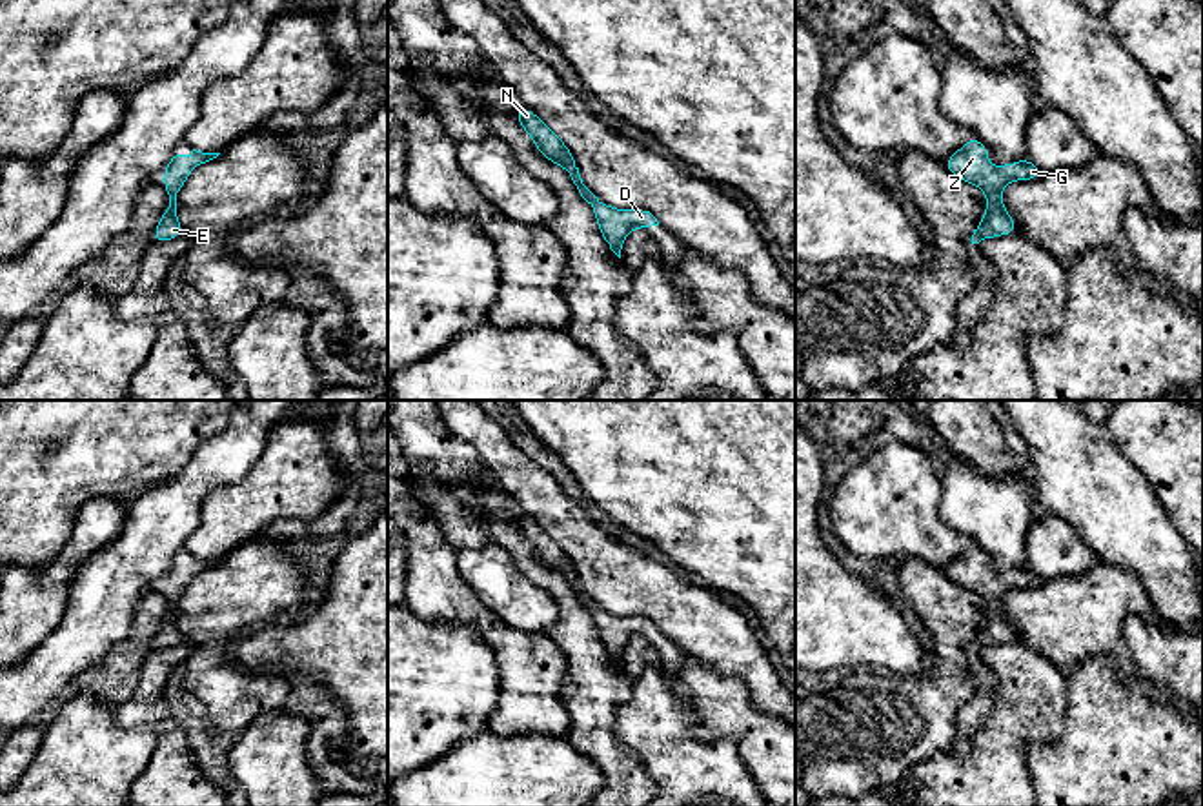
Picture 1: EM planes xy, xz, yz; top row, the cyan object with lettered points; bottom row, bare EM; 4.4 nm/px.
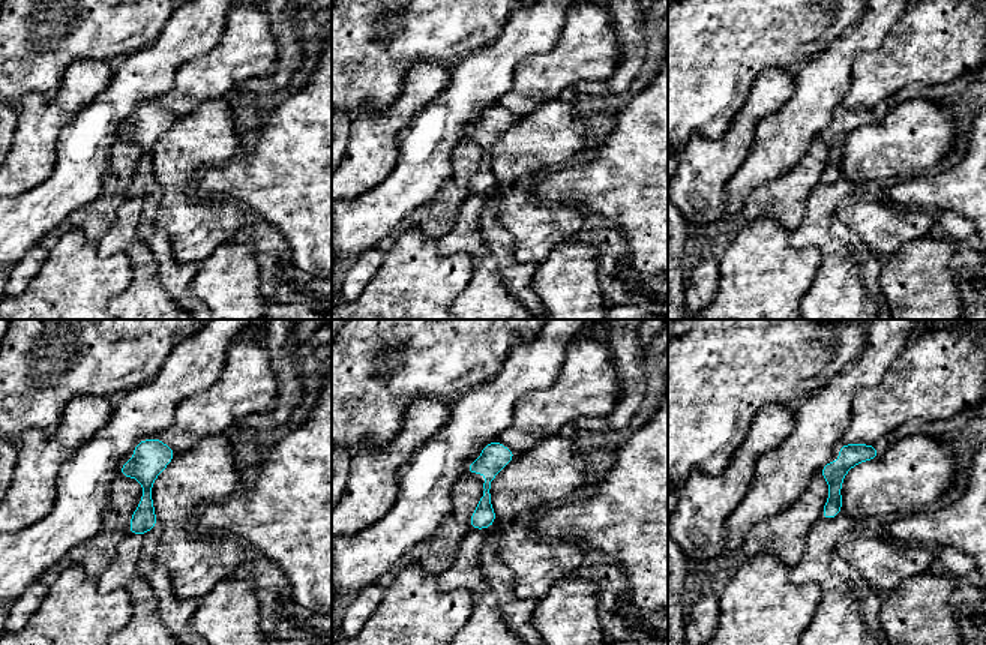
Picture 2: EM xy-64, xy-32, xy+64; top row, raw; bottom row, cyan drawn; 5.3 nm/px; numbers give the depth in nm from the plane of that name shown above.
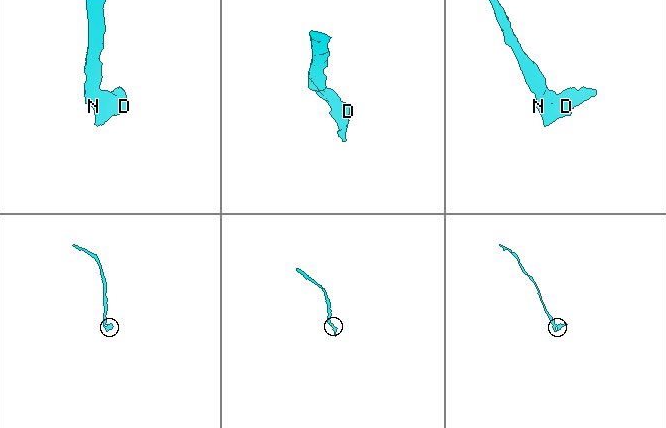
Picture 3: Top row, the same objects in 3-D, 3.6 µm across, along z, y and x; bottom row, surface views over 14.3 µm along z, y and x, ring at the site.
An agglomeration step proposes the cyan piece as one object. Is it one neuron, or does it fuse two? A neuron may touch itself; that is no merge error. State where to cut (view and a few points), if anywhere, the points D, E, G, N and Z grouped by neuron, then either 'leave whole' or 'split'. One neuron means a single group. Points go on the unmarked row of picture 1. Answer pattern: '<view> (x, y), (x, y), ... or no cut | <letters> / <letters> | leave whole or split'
no cut | D E G N Z | leave whole

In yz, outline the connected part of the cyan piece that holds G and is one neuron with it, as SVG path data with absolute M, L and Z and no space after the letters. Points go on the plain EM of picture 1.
M976 544L968 546L963 555L943 571L954 584L977 593L986 600L986 622L976 633L972 651L1016 640L1017 631L1001 610L1003 595L1008 589L1036 588L1045 582L1045 579L1041 579L1026 564L1023 564L1017 571L1014 569L990 575L986 553Z

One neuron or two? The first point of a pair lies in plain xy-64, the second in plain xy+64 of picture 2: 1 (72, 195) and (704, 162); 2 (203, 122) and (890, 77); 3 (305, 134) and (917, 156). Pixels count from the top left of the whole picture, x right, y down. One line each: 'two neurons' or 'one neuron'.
1: two neurons
2: two neurons
3: two neurons

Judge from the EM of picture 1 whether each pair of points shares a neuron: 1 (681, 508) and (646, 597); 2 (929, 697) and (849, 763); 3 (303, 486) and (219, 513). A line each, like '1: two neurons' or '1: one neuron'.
1: two neurons
2: one neuron
3: one neuron

